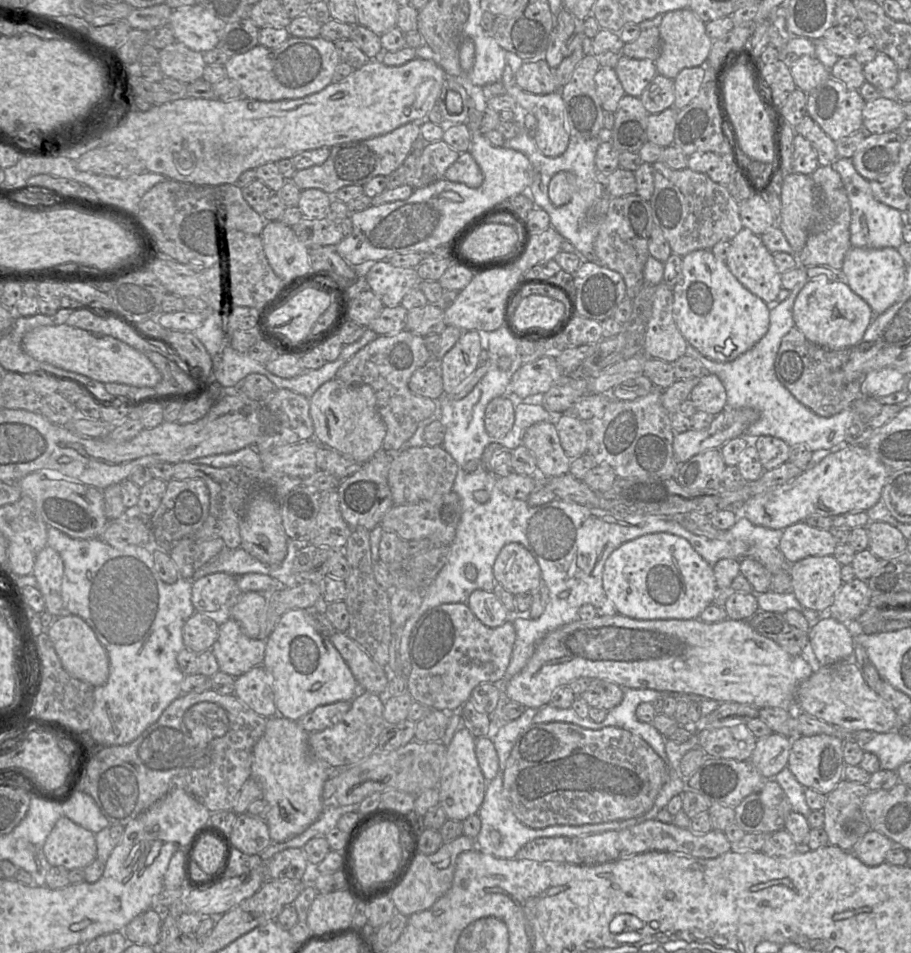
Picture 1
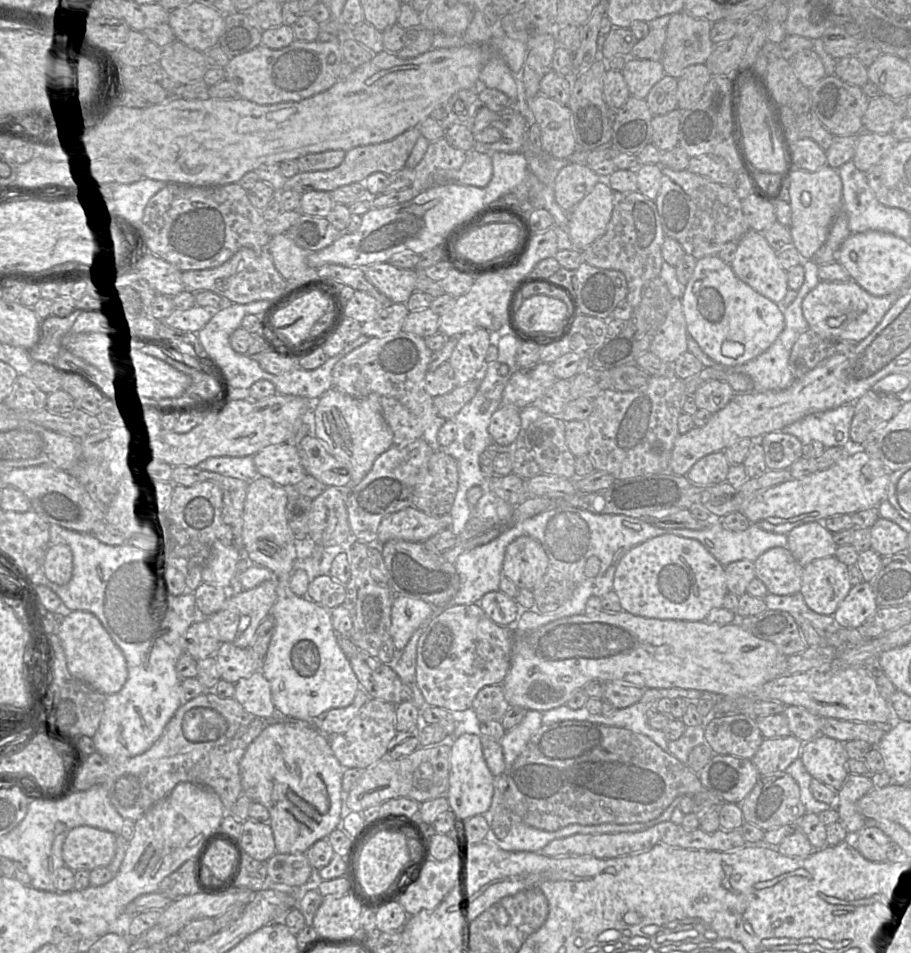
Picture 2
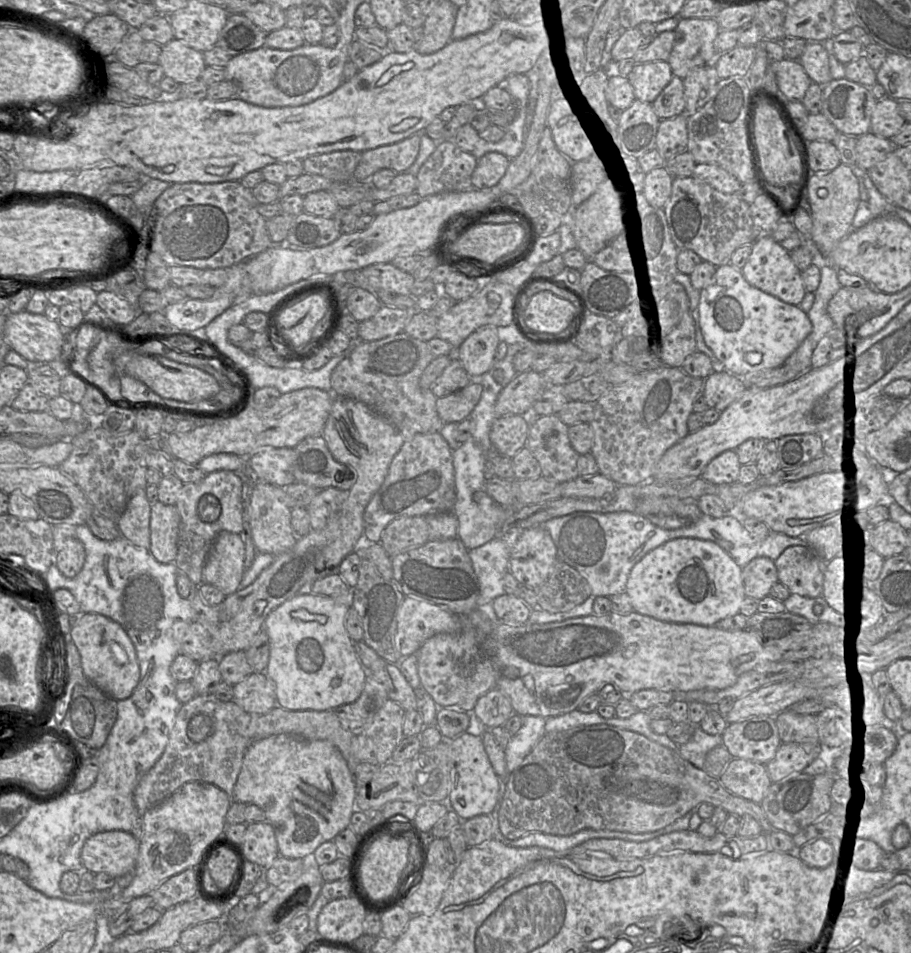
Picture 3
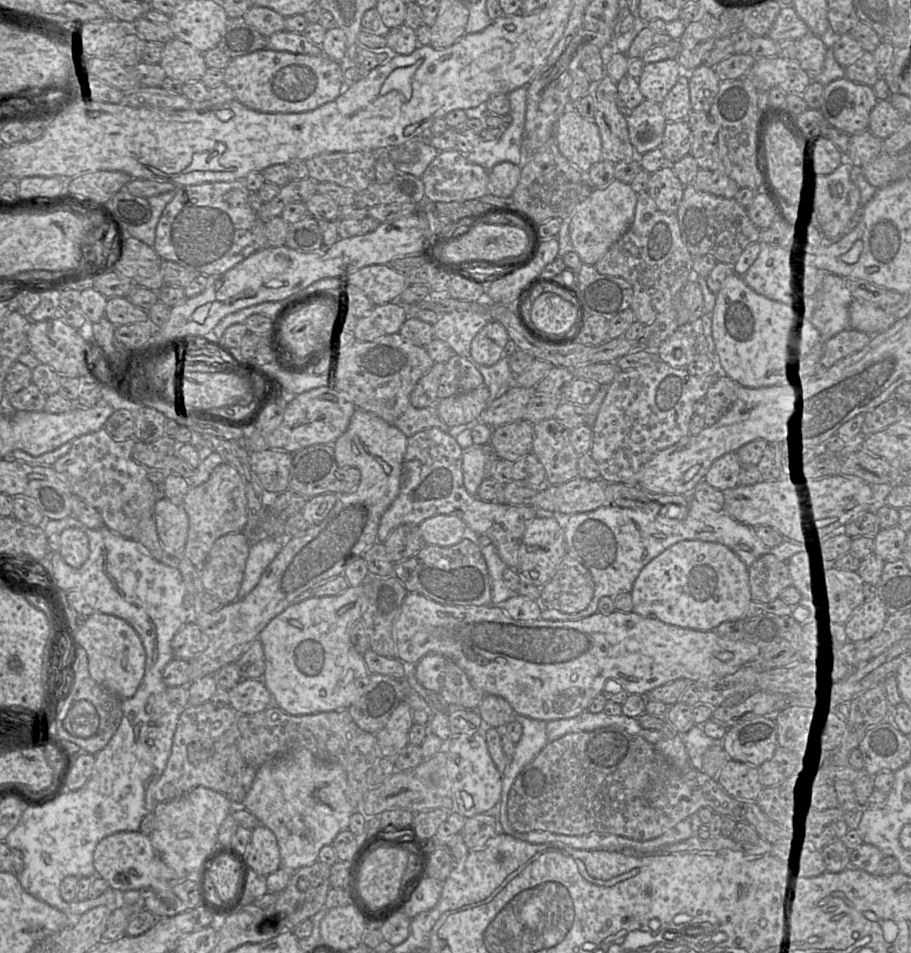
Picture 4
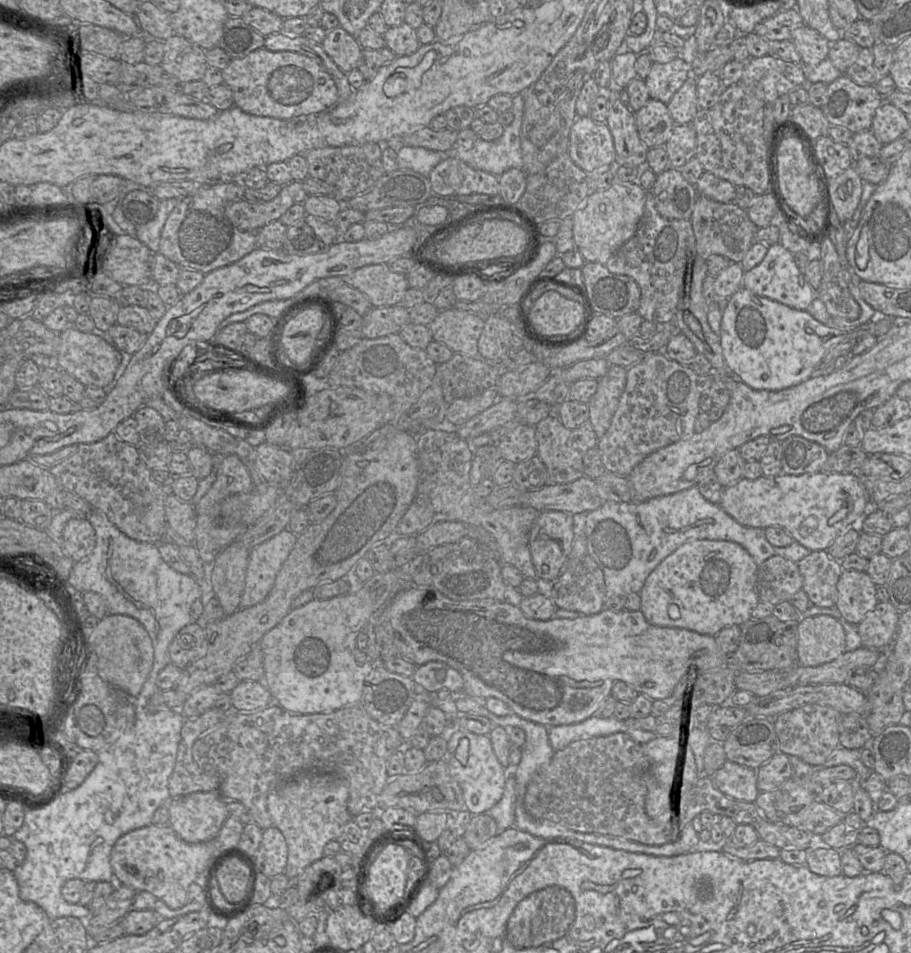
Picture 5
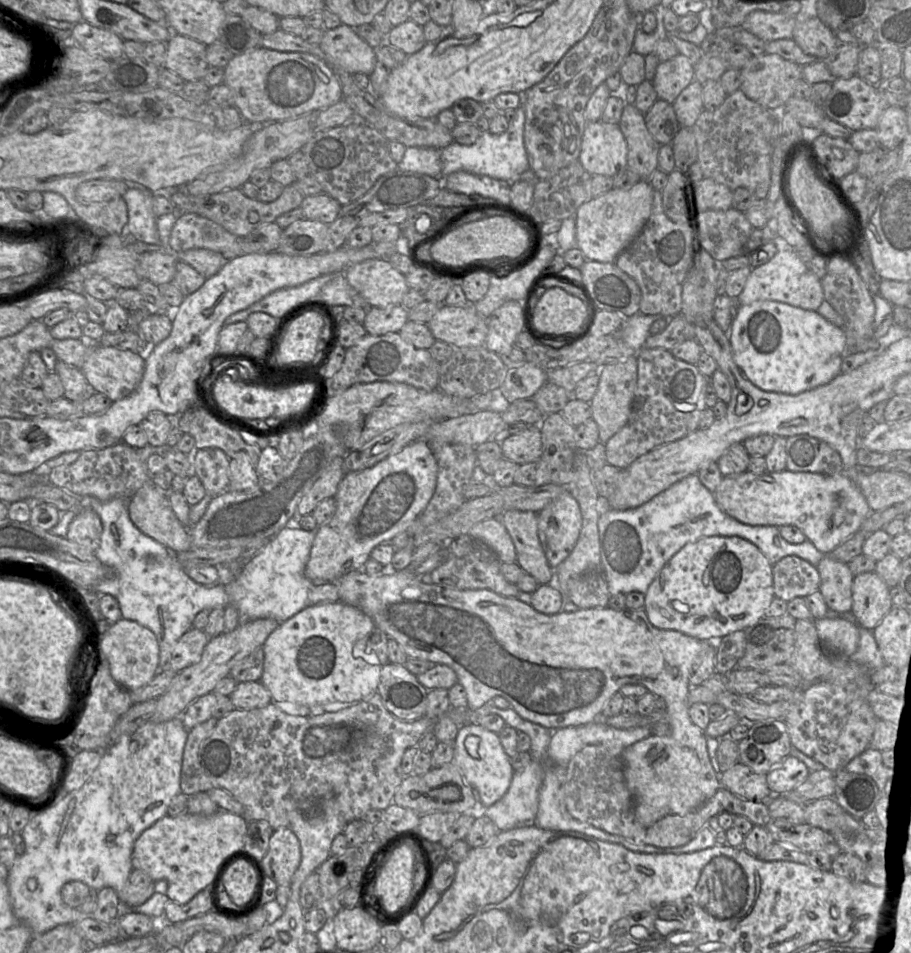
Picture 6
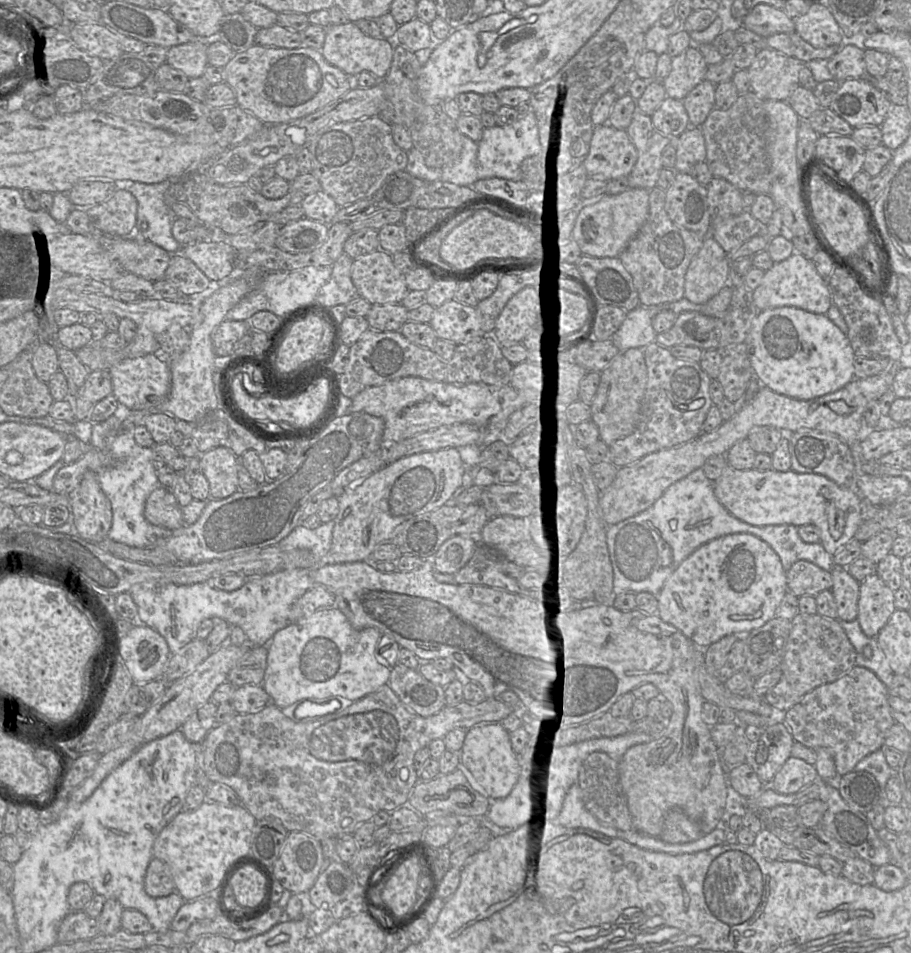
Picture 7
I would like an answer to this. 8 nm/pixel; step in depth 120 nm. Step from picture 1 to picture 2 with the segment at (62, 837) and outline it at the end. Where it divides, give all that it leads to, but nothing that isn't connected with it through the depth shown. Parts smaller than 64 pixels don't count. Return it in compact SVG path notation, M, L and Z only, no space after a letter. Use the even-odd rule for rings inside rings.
M91 826L73 828L63 847L64 865L73 871L92 871L107 867L116 851L116 835Z

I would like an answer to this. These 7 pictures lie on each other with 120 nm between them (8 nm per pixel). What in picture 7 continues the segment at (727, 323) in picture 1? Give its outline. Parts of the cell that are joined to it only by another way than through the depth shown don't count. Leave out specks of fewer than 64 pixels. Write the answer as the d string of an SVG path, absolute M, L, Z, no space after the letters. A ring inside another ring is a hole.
M795 307L761 311L745 340L750 363L762 384L802 401L833 393L854 379L855 354L845 333L826 314Z

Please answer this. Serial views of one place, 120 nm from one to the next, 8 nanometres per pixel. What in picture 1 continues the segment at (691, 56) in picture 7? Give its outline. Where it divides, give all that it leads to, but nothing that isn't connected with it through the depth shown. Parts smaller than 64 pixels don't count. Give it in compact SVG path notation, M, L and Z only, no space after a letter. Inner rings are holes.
M620 55L613 68L625 91L625 94L640 97L644 89L658 74L655 62L649 59L629 58Z

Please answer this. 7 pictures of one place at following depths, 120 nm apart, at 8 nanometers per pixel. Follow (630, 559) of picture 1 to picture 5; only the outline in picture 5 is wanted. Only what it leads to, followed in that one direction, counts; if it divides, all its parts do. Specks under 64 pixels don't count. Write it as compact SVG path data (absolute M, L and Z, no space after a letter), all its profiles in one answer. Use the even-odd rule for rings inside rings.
M694 540L688 541L667 556L647 577L643 588L639 592L641 598L640 611L648 623L660 627L675 627L697 632L702 635L716 636L723 628L731 625L743 625L751 619L752 611L760 602L757 594L757 570L758 565L751 555L741 545L722 540Z

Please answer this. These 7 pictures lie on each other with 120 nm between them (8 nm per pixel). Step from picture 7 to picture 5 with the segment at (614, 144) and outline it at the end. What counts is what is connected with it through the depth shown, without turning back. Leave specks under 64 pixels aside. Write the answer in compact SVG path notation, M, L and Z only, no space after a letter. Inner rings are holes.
M589 116L577 117L570 131L567 153L587 174L614 167L615 147L606 123L595 122Z

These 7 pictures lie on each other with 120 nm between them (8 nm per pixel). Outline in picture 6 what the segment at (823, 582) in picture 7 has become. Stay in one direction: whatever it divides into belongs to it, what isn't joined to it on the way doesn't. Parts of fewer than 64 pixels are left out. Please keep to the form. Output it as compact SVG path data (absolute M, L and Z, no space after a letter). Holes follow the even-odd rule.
M786 556L773 565L774 597L786 602L819 590L816 566L797 556Z

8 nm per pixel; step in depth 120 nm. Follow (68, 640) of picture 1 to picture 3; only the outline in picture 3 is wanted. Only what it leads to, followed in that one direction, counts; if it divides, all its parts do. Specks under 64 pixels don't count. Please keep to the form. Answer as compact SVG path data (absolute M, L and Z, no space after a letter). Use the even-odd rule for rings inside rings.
M83 613L72 626L70 638L79 652L88 680L115 700L132 695L140 680L139 663L131 639L118 623L97 613Z

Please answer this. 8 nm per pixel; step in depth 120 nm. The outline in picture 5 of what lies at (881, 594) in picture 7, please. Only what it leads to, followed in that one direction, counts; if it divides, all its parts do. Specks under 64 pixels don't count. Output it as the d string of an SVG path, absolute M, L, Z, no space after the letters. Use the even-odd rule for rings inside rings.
M843 569L836 586L835 607L847 622L858 625L878 603L876 587L867 572Z

